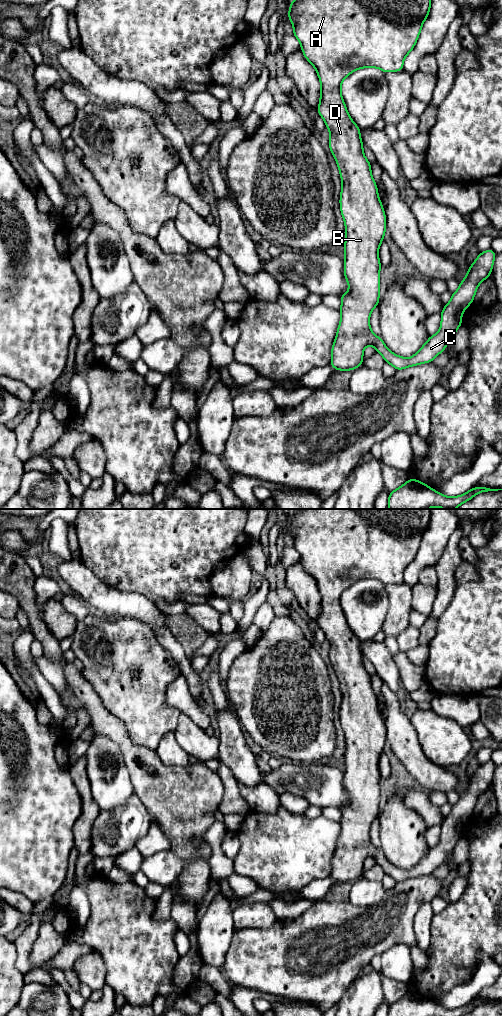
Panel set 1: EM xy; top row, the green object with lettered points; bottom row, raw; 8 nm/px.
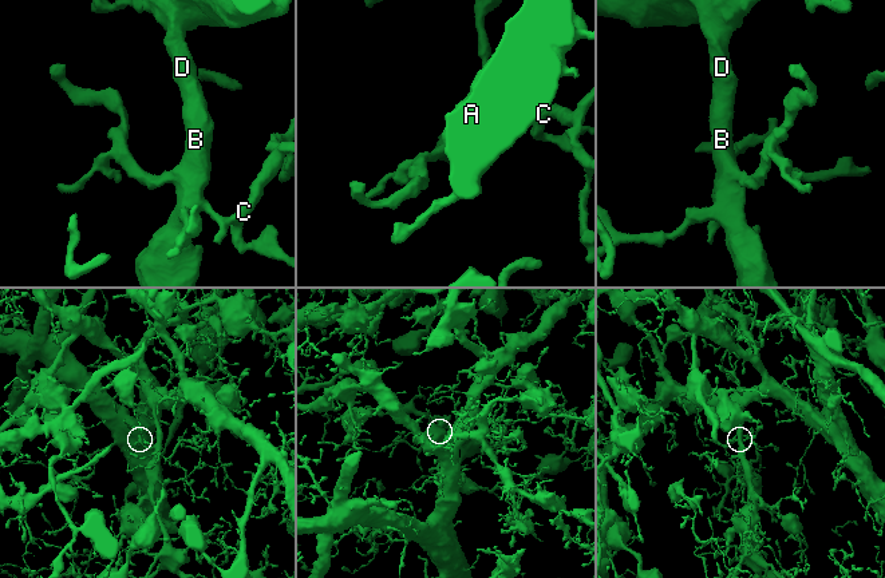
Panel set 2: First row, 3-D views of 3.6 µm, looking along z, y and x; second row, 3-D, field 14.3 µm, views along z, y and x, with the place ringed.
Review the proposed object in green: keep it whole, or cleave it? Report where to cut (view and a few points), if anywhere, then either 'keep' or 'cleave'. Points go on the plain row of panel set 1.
no cut | keep

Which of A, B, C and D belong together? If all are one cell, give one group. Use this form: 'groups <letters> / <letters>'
groups A B C D

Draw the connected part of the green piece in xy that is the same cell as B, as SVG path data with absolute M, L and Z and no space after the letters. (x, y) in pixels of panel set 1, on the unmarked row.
M298 509L291 513L289 519L287 528L293 536L293 546L300 554L306 572L314 578L321 595L317 623L330 643L329 660L342 692L339 715L346 741L343 773L349 802L340 808L341 832L330 873L334 882L353 883L363 877L363 863L368 857L373 858L384 873L396 882L432 874L445 862L462 837L461 828L472 816L479 796L490 788L497 767L491 760L478 767L449 815L443 819L440 842L430 848L412 869L394 866L382 850L372 844L369 831L380 812L381 775L378 763L387 742L386 728L371 686L371 676L364 668L360 640L348 626L341 607L341 596L349 586L361 580L378 580L385 585L402 583L404 571L416 557L430 519L431 509Z

